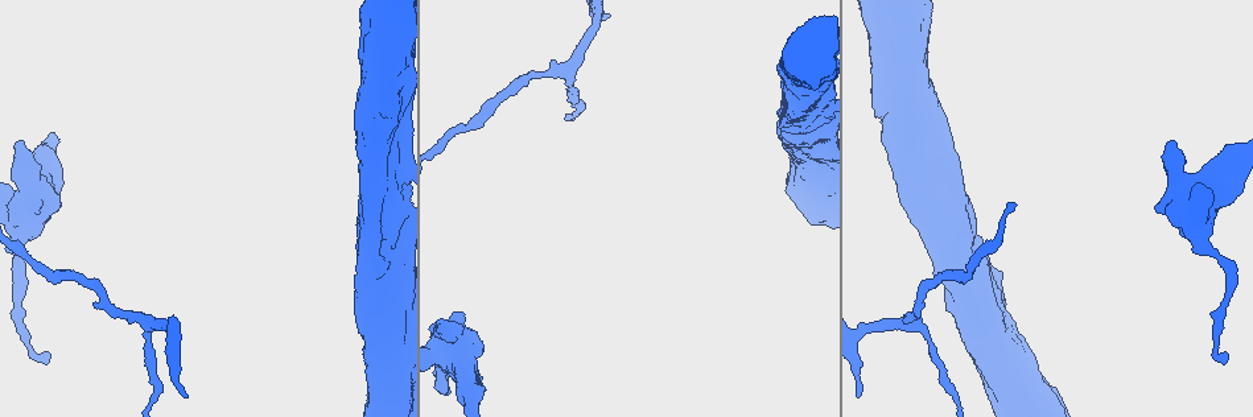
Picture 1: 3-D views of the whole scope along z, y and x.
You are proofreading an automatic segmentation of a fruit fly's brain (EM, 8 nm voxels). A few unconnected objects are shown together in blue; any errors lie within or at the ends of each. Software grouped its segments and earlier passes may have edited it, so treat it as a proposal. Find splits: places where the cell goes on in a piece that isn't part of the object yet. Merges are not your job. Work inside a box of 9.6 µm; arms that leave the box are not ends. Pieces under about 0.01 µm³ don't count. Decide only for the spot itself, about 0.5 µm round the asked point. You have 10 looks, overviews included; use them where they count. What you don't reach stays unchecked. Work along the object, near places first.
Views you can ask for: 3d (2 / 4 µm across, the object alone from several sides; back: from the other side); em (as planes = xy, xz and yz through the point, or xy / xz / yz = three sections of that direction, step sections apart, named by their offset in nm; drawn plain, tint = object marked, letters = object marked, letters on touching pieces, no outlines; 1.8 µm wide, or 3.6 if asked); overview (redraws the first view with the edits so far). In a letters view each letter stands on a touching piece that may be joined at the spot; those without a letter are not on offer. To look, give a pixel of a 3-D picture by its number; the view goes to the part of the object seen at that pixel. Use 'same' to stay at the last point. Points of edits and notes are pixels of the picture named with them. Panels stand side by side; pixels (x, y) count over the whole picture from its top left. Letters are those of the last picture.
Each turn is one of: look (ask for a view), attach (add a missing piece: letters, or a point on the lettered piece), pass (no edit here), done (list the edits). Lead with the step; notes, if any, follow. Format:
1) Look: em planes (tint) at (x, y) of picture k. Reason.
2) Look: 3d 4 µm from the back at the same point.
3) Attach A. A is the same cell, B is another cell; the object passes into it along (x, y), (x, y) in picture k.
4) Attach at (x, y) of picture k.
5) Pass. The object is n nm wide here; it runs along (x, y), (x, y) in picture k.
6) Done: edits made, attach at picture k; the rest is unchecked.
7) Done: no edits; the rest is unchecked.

Look: em 3.6 µm planes (tint) at (925, 203) of picture 1. Thick turns thin.

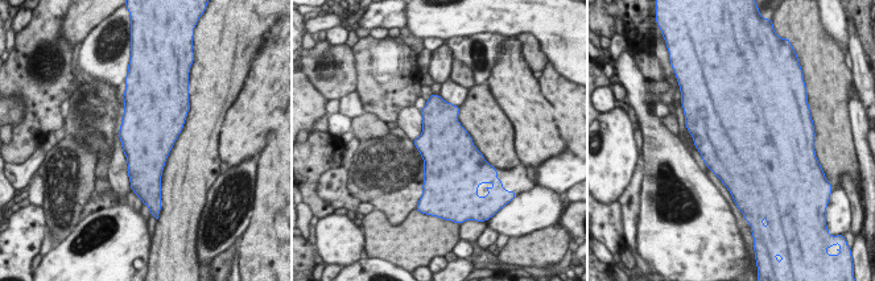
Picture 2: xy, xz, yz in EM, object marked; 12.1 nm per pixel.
Look: em 3.6 µm planes (letters) at the same point. What lies round it.

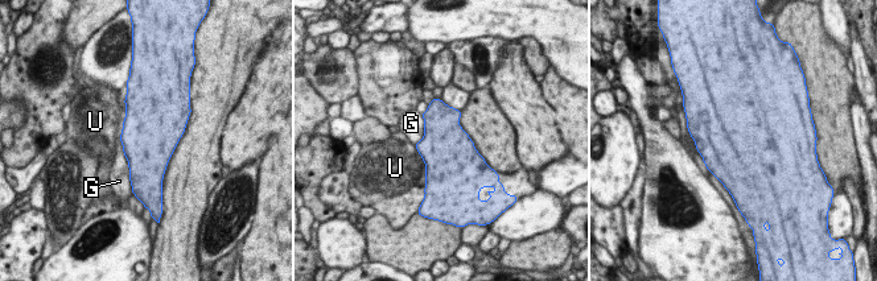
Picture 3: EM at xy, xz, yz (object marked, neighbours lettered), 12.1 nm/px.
Pass. G and U are other cells; a border runs along (119, 137), (132, 186) in picture 3; no lettered piece goes on from it.

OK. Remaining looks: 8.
Look: 3d 2 µm at (571, 70) of picture 1. A fork.

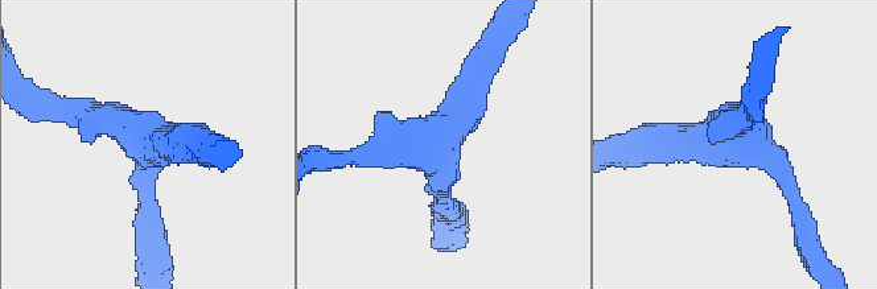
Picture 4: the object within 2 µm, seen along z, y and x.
Look: em planes (letters) at (143, 132) of picture 4. Shape alone is not enough.

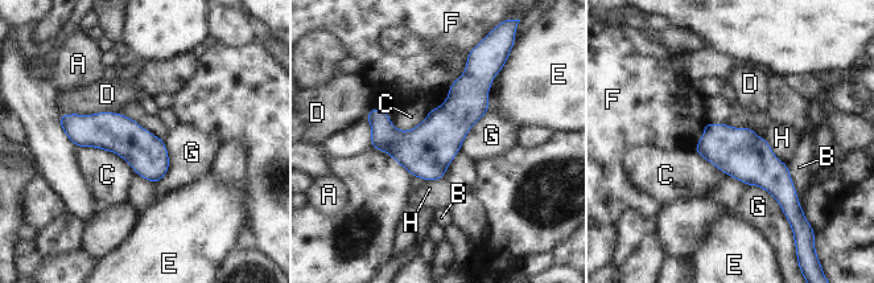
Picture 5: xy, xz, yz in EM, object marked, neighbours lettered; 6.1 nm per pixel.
Pass. A, B, C, D, E, F, G and H are other cells; 3 arms meet here; a border runs along (75, 146), (112, 151), (134, 169) in picture 5; no lettered piece goes on from it.

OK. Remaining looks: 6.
Look: em xz step 16 (letters) at (1224, 360) of picture 1. End of a long branch.

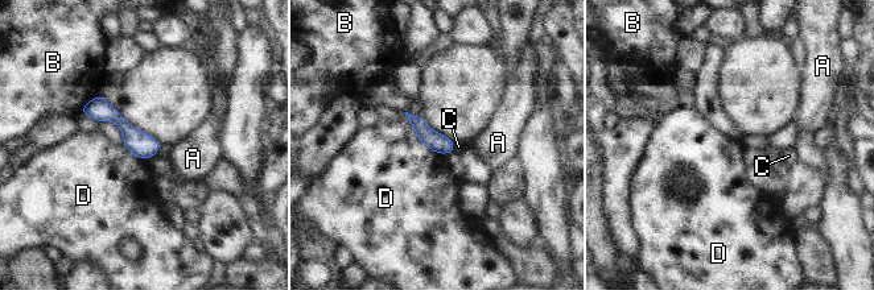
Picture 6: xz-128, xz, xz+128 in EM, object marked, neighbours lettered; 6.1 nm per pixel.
Pass. The object is 120 nm wide here; A, B, C and D are other cells; a border runs along (403, 112), (417, 139), (438, 153) in picture 6; none of them fits.

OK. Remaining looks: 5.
Look: 3d 4 µm from the back at (466, 380) of picture 1. Abrupt turn.

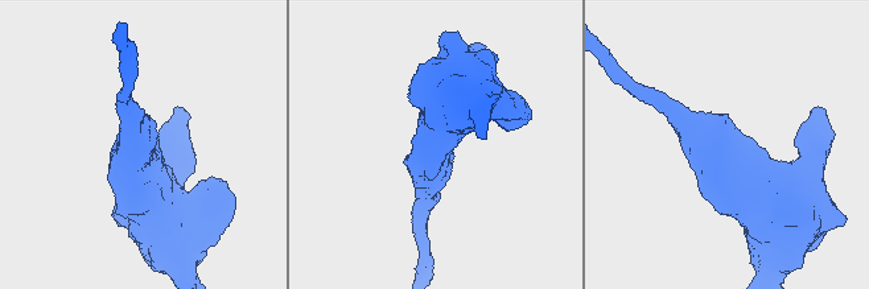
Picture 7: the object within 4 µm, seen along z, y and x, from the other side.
Look: em 3.6 µm xz step 16 (tint) at (728, 161) of picture 7. Shape alone is not enough.

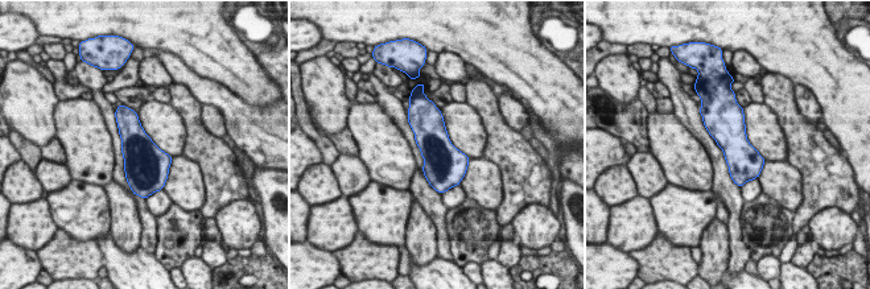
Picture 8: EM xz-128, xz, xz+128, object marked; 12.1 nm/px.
Look: em 3.6 µm planes (letters) at the same point.

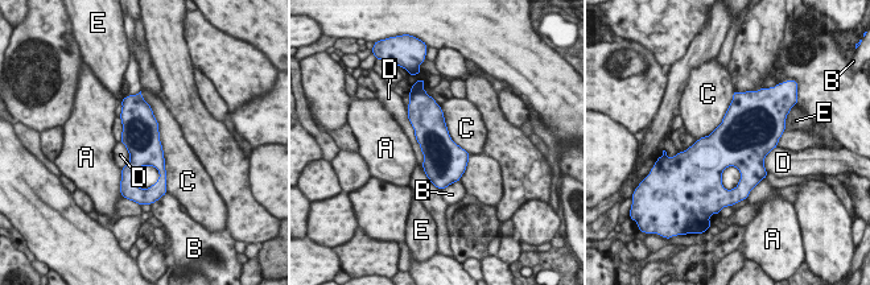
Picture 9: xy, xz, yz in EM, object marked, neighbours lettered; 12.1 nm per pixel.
Pass. The longest contact is with C, 1050 nm; A, B, C, D and E are other cells; a border runs along (143, 99), (157, 122), (168, 181) in picture 9; none of them fits.

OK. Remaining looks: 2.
Done: no edits; the rest is unchecked.

